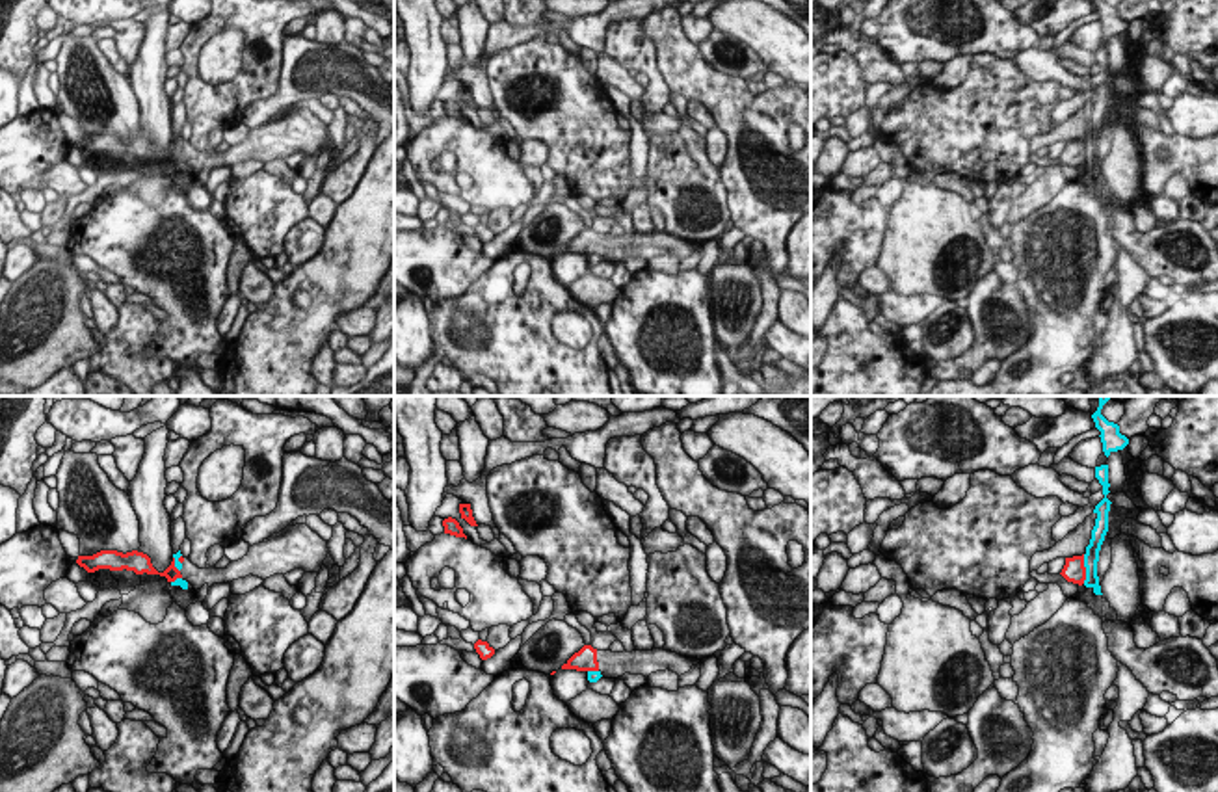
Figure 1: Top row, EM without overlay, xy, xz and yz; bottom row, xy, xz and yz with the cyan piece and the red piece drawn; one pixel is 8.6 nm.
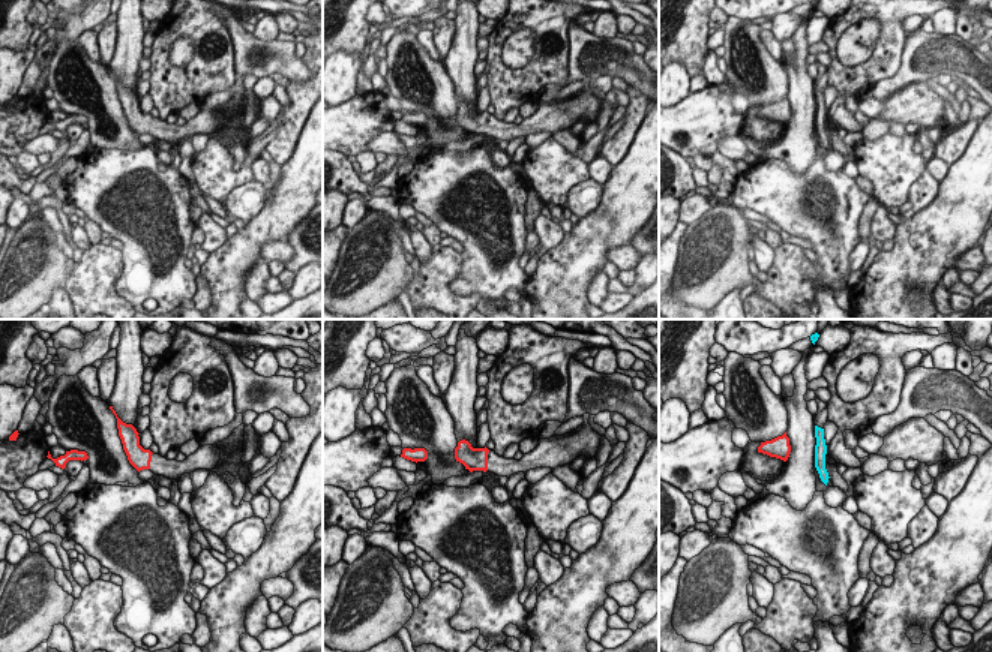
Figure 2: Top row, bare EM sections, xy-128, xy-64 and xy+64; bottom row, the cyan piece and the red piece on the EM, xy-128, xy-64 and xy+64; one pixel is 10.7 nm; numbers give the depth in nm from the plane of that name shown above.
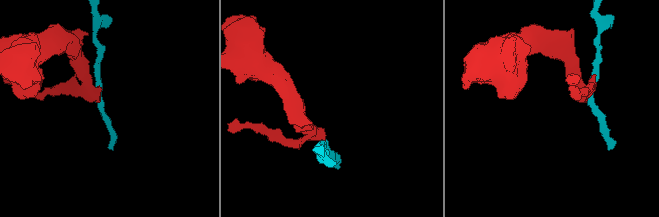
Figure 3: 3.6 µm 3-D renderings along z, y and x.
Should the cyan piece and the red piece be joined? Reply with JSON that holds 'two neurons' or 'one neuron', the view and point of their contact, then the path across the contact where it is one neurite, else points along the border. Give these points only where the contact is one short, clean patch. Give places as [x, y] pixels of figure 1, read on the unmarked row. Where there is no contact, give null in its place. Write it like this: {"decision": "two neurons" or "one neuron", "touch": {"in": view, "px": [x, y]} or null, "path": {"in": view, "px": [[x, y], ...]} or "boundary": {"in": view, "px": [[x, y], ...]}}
{"decision": "two neurons", "touch": {"in": "yz", "px": [1086, 153]}, "boundary": {"in": "yz", "px": [[1083, 138], [1085, 166]]}}

